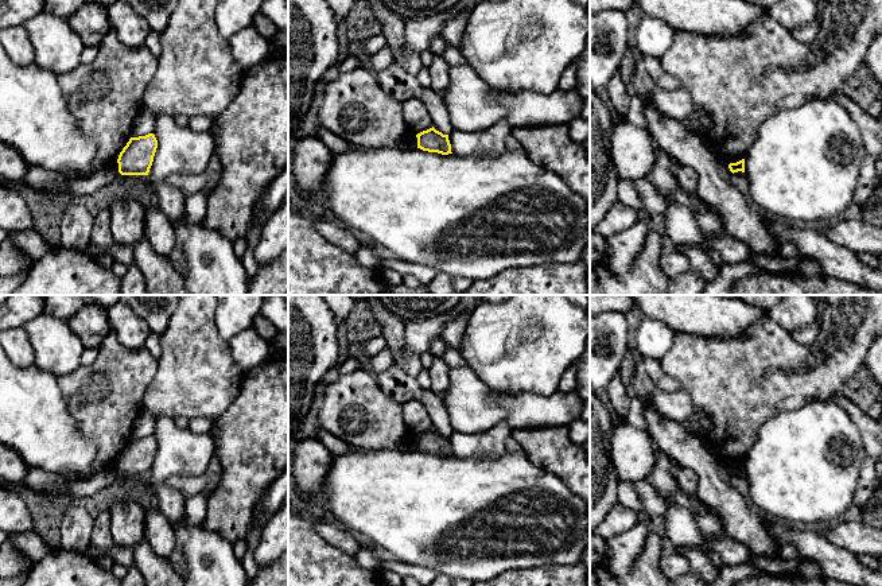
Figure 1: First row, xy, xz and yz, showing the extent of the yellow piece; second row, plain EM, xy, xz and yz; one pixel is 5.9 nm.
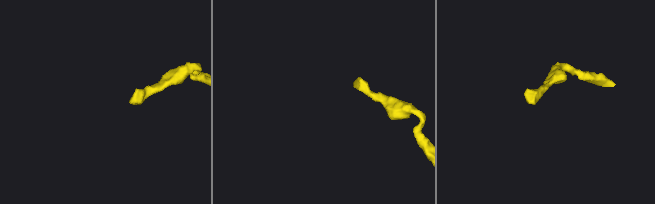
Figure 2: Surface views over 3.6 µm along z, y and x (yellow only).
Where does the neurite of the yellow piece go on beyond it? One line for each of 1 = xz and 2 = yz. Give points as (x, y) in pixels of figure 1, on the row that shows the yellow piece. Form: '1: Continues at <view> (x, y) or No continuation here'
1: No continuation here
2: No continuation here

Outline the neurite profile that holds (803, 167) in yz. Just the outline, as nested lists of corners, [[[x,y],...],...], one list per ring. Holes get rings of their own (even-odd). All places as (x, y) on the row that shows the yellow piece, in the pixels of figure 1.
[[[811,100],[792,109],[781,109],[762,123],[745,156],[745,176],[753,201],[765,216],[792,225],[819,228],[842,218],[842,213],[854,202],[866,155],[863,137],[850,112],[836,101]]]

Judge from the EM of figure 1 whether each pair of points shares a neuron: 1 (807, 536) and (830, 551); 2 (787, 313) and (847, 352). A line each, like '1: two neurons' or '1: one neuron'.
1: one neuron
2: two neurons

